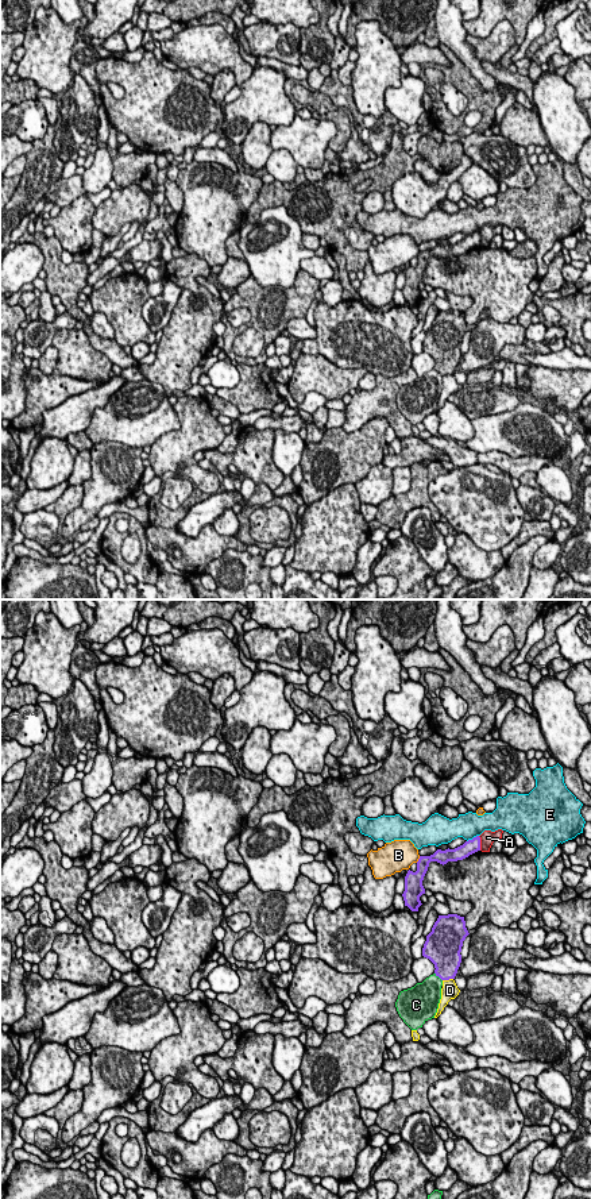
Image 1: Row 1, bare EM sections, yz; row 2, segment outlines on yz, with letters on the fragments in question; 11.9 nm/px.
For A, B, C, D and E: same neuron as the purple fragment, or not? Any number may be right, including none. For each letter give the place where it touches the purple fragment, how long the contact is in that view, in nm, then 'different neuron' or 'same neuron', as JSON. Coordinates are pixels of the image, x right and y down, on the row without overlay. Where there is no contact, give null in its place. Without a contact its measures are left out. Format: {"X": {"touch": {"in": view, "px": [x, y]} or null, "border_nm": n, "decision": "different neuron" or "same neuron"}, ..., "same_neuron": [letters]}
{"A": {"touch": {"in": "yz", "px": [479, 238]}, "border_nm": 180, "decision": "different neuron"}, "B": {"touch": {"in": "yz", "px": [418, 254]}, "border_nm": 100, "decision": "different neuron"}, "C": {"touch": {"in": "yz", "px": [437, 370]}, "border_nm": 140, "decision": "different neuron"}, "D": {"touch": {"in": "yz", "px": [447, 374]}, "border_nm": 130, "decision": "different neuron"}, "E": {"touch": {"in": "yz", "px": [474, 232]}, "border_nm": 170, "decision": "different neuron"}, "same_neuron": []}

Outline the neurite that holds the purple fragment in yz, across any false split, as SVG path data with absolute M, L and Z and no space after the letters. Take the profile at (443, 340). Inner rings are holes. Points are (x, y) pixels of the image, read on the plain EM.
M448 309L439 311L426 331L422 351L434 359L434 369L441 375L455 374L461 358L463 336L468 329L464 312Z

